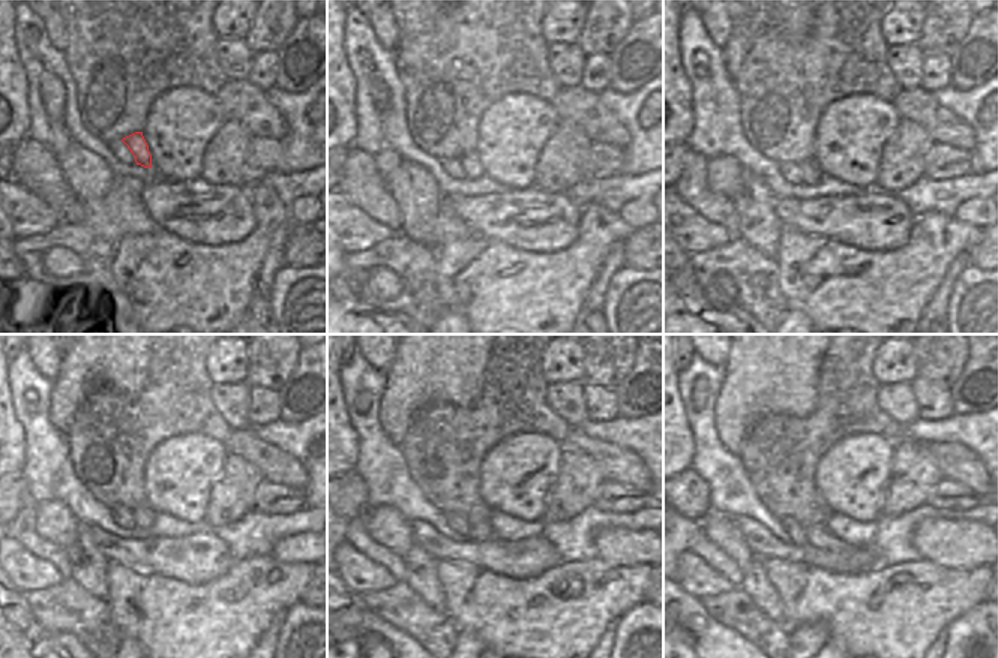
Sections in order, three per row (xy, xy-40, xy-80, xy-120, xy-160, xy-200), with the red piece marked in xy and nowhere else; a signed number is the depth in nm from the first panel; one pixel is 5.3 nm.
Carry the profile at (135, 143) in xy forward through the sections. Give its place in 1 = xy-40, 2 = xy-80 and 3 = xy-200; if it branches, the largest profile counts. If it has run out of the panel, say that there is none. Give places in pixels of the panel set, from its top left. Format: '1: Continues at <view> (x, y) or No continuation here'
1: Continues at xy-40 (473, 168)
2: Continues at xy-80 (812, 174)
3: Continues at xy-200 (818, 535).

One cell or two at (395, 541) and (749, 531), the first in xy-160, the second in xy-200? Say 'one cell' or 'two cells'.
two cells

